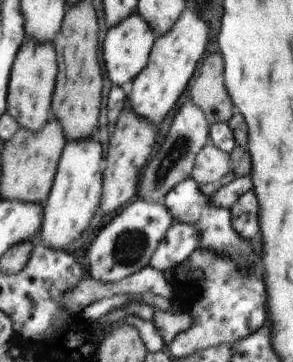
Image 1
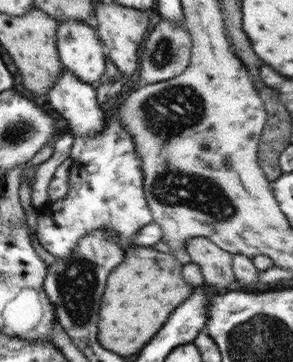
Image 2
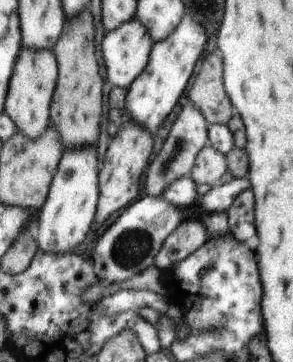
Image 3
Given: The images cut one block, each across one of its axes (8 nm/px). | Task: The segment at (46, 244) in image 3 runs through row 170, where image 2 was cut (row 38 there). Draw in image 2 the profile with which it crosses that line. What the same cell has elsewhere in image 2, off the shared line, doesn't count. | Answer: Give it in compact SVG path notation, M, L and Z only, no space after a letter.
M59 22L55 44L63 70L71 72L79 82L95 86L95 82L105 74L107 56L103 44L99 42L97 30L87 26L87 22Z

